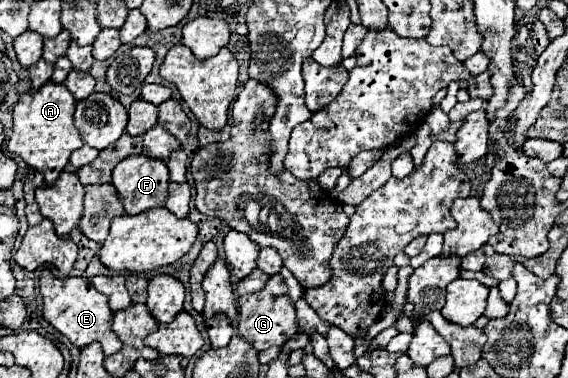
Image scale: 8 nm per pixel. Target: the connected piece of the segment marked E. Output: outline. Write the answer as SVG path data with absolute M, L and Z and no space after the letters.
M43 274L39 278L41 282L41 296L43 296L43 318L59 330L63 336L67 336L77 348L83 348L91 344L93 340L101 342L103 352L109 356L121 348L121 340L111 330L111 316L109 300L93 288L93 284L81 276L77 278L55 278L53 274Z

